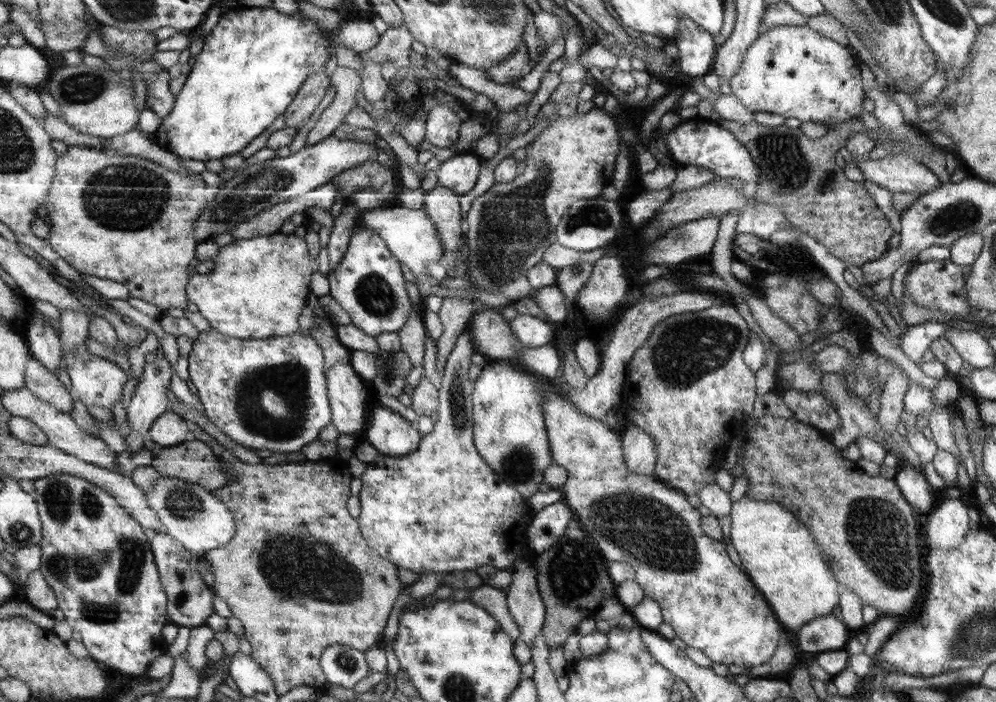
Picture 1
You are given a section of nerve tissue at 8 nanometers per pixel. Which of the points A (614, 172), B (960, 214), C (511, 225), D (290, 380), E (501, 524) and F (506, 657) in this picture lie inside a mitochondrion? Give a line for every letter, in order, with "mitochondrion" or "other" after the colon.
A: other
B: mitochondrion
C: mitochondrion
D: mitochondrion
E: other
F: other

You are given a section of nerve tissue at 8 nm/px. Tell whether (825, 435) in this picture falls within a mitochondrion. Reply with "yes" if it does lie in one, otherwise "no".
no

